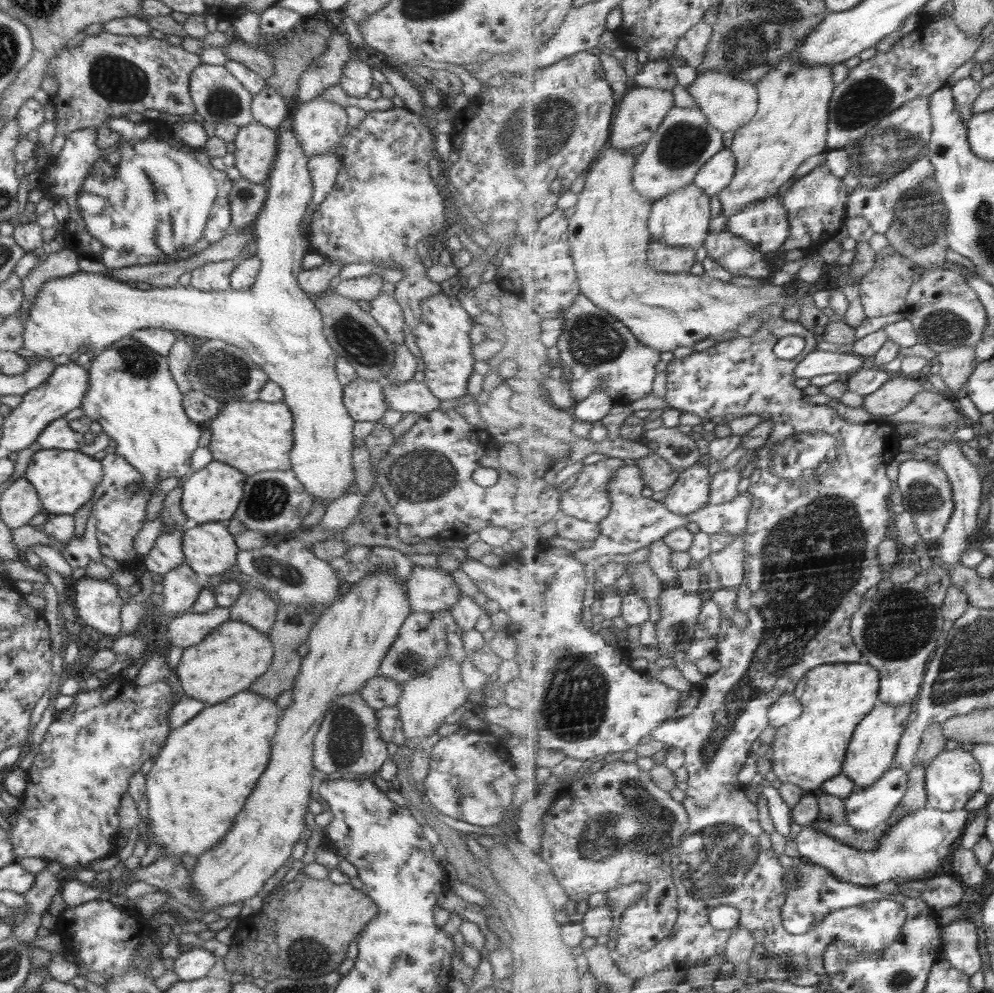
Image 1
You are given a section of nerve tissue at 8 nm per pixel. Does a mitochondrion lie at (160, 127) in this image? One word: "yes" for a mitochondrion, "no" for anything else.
no

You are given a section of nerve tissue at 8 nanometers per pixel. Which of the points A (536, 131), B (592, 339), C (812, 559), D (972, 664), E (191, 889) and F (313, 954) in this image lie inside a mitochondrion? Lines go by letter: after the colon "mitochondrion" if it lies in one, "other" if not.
A: mitochondrion
B: mitochondrion
C: mitochondrion
D: mitochondrion
E: other
F: mitochondrion

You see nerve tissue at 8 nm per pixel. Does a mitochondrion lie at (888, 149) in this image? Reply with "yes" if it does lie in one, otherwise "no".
yes

